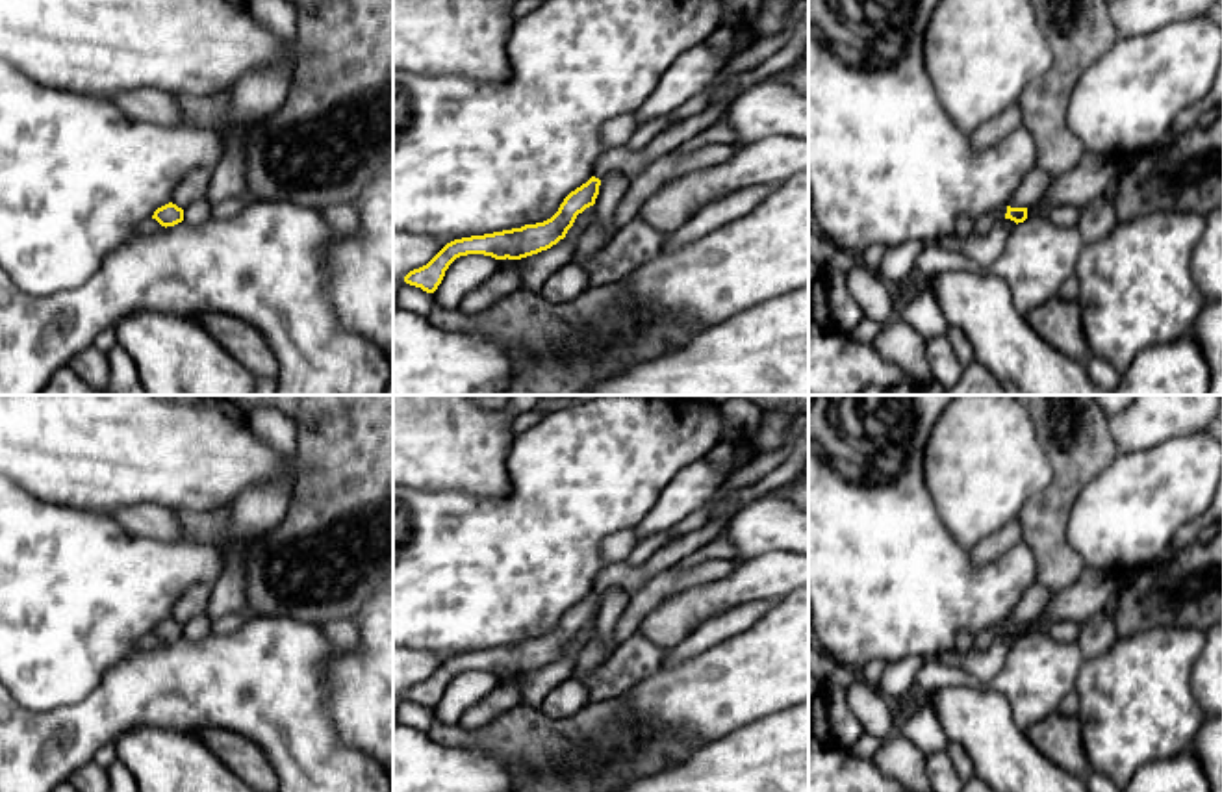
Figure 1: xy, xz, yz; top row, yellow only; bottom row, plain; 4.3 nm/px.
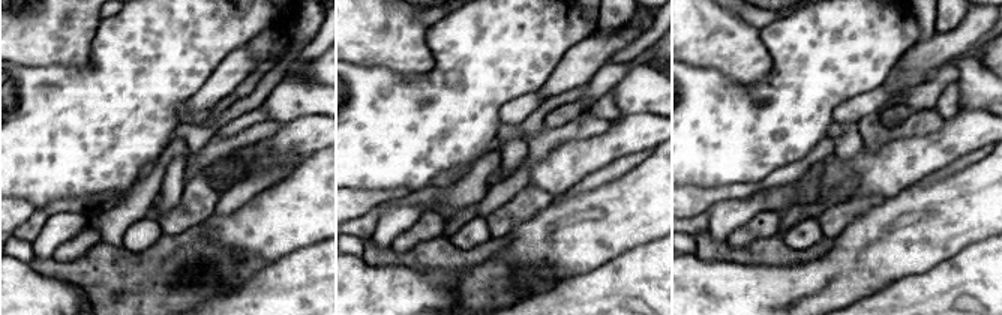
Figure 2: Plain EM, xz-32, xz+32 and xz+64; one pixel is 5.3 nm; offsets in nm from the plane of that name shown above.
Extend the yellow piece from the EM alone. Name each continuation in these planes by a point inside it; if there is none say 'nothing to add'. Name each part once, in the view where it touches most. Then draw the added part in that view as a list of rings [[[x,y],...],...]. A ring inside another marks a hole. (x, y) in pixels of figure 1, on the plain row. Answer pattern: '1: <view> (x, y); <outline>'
1: yz (983, 640); [[[998,623],[998,625],[992,625],[992,627],[981,631],[981,632],[974,638],[972,647],[974,647],[974,649],[979,649],[979,651],[988,649],[990,644],[992,644],[999,634],[1005,634],[1005,629],[1007,629],[1007,623]]]

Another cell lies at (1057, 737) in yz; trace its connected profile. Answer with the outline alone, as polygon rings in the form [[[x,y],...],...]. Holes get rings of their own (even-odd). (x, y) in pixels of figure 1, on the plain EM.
[[[1053,710],[1025,735],[1046,759],[1068,773],[1085,777],[1090,772],[1077,714],[1064,716]]]

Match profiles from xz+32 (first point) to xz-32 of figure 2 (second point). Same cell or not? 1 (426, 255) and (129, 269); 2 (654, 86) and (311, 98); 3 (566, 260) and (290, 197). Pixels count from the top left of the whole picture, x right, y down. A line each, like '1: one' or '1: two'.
1: one
2: one
3: one

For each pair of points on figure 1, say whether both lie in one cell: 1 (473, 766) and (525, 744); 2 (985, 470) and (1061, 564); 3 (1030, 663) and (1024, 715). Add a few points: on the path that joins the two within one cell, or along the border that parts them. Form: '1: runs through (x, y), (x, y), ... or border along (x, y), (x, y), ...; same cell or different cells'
1: border along (455, 746), (483, 748), (512, 772); different cells
2: border along (1050, 479), (1017, 516); different cells
3: runs through (1030, 676), (1030, 702); same cell

